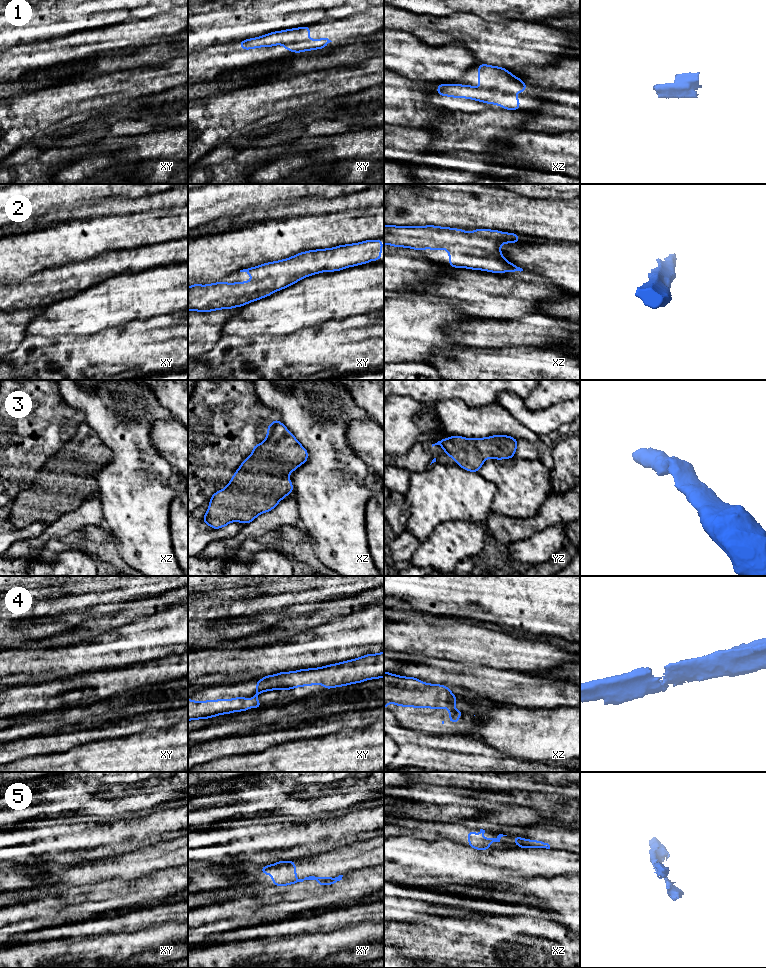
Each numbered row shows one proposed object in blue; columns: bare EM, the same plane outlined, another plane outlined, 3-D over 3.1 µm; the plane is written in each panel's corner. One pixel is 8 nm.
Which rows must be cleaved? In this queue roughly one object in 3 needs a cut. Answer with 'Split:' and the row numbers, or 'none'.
Split: 5

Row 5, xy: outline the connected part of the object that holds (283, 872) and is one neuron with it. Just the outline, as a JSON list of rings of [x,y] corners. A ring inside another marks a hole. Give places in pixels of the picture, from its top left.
[[[279,861],[273,865],[263,866],[260,870],[265,875],[271,874],[272,875],[272,882],[274,886],[281,886],[285,885],[288,886],[289,884],[295,884],[297,882],[303,882],[304,880],[317,880],[317,881],[324,881],[330,880],[330,875],[327,877],[315,877],[309,876],[305,877],[304,879],[297,879],[296,878],[296,867],[295,861]]]

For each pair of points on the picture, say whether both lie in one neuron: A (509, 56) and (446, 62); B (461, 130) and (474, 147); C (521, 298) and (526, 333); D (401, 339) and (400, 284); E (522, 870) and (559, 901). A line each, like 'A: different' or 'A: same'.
A: different
B: same
C: different
D: different
E: different

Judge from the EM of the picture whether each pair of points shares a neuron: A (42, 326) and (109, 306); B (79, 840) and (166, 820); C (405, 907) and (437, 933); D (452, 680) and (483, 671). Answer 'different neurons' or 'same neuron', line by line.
A: same neuron
B: same neuron
C: different neurons
D: same neuron

